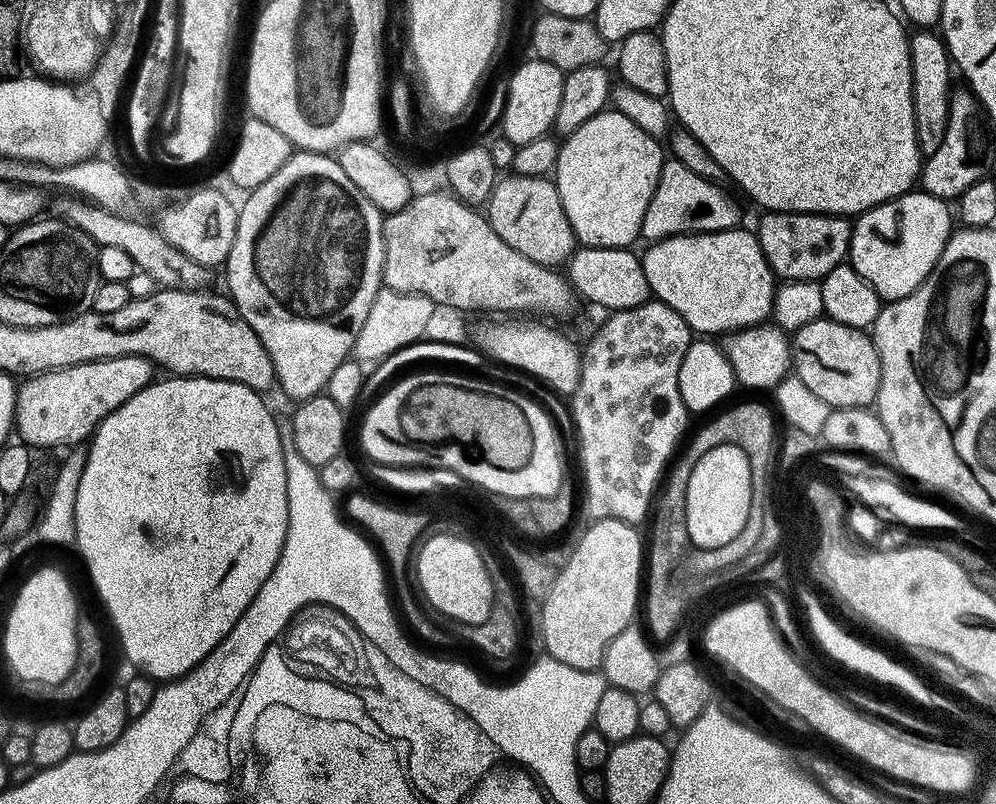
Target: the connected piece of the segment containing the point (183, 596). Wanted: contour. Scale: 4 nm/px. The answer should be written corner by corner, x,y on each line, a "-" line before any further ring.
176,376
168,379
172,380
149,384
104,419
108,426
106,430
118,434
118,478
114,478
114,484
104,488
104,494
100,494
104,498
92,498
94,492
90,492
90,486
78,486
76,503
75,547
80,548
84,555
84,564
92,575
92,584
112,615
112,624
120,635
120,644
129,662
136,667
133,669
157,682
171,682
179,676
185,676
220,645
230,630
234,630
238,618
242,618
250,602
254,602
258,590
262,590
262,582
270,578
282,554
288,529
286,462
280,441
280,424
268,413
264,405
265,397
252,388
229,380
211,380
205,376

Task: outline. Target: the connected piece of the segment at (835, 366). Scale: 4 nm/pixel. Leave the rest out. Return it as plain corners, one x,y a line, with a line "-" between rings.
819,318
796,330
791,337
790,347
794,375
806,382
806,386
810,386
810,390
814,390
814,394
818,394
829,409
866,408
875,401
880,389
880,359
878,350
872,344
872,337
865,329
842,326
833,320

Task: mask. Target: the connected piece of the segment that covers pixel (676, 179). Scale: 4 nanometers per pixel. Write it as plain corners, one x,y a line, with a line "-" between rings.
665,159
662,170
658,174
658,186
654,186
654,198
650,198
650,206
646,206
646,214
642,218
640,236
648,242
665,240
671,236
686,236
690,232
721,232
727,228
737,227
741,223
740,208
720,189
721,185
715,180
707,180
682,162

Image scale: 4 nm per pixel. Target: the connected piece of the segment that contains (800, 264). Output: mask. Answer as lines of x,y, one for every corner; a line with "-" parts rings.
769,212
756,226
757,240
766,254
768,265
781,281
808,280
818,282
847,259
852,240
853,223
834,215
813,212

